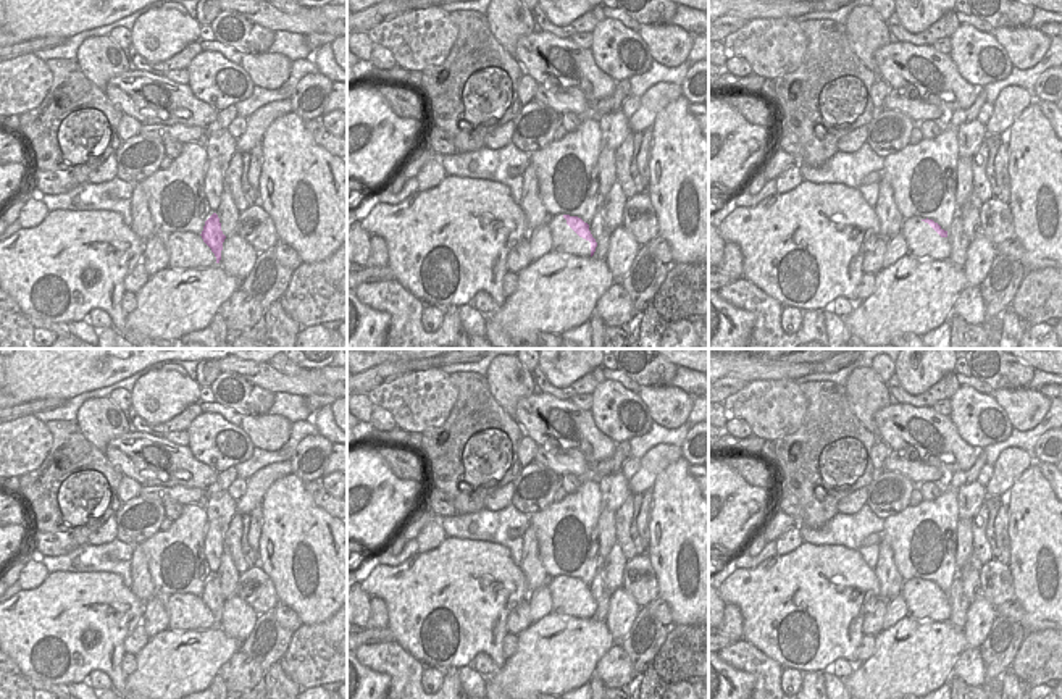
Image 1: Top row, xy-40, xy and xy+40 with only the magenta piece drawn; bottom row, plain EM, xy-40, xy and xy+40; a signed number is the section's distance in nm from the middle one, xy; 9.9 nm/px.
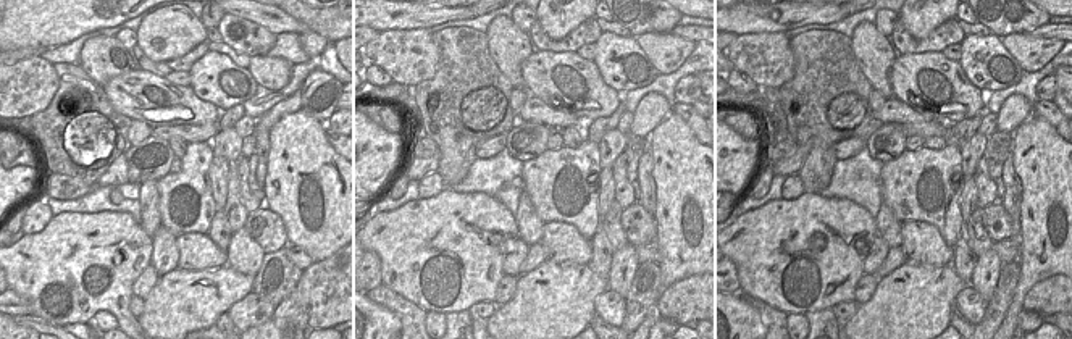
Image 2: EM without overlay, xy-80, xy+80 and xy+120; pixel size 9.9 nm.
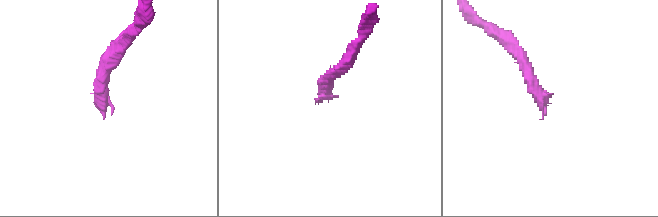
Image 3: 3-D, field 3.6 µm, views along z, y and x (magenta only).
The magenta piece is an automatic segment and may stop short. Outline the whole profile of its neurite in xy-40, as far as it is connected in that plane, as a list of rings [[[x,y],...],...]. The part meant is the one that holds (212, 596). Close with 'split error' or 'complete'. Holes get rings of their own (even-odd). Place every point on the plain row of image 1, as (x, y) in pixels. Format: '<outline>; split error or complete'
[[[236,567],[229,568],[228,576],[224,578],[224,584],[220,584],[218,575],[213,575],[203,588],[202,601],[211,610],[216,618],[216,625],[221,622],[223,604],[226,599],[237,596],[236,588],[239,576],[242,573],[237,571]]]; split error

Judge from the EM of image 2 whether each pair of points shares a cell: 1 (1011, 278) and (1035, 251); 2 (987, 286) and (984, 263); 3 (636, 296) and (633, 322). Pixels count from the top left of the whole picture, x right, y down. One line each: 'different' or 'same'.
1: different
2: same
3: same

